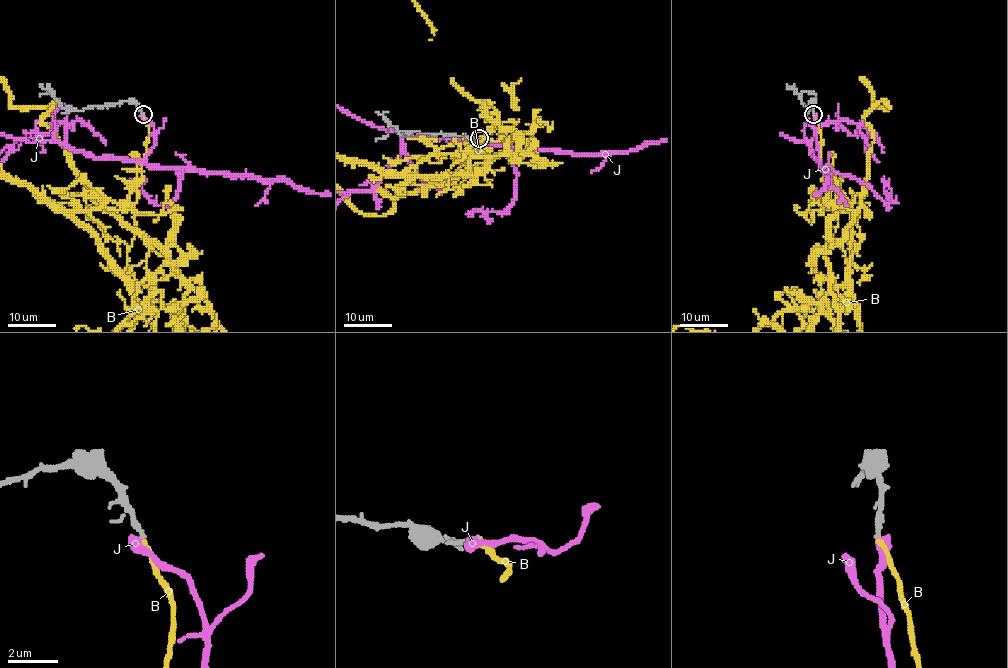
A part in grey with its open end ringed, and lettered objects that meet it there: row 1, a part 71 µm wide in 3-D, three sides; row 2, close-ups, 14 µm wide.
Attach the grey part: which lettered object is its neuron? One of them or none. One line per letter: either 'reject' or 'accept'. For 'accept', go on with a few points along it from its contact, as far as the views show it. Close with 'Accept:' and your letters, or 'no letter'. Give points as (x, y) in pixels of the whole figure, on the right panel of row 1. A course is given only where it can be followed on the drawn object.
B: accept
J: reject
Accept: B

